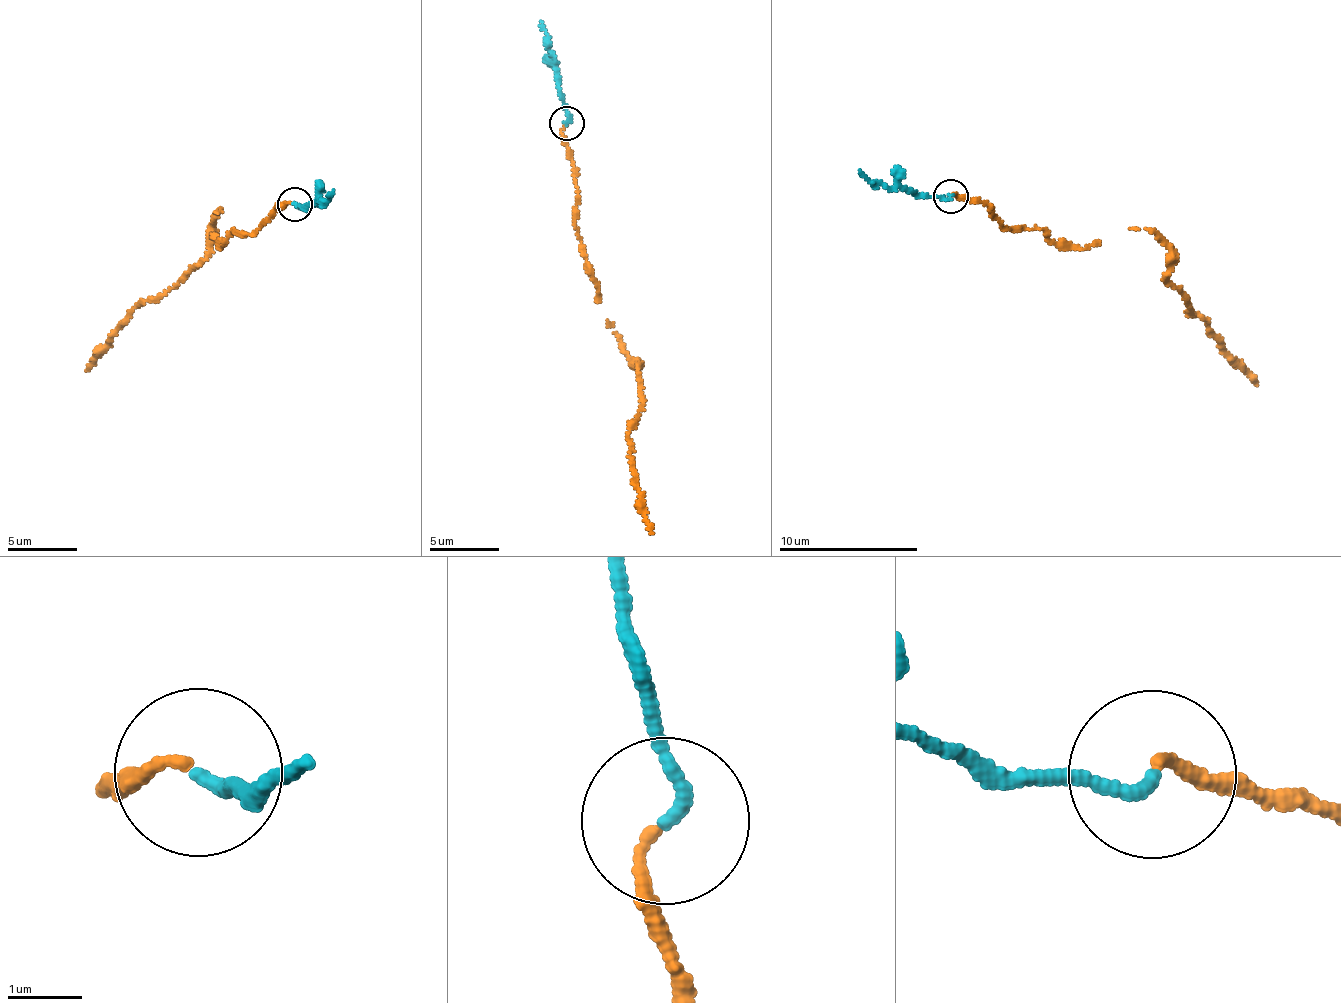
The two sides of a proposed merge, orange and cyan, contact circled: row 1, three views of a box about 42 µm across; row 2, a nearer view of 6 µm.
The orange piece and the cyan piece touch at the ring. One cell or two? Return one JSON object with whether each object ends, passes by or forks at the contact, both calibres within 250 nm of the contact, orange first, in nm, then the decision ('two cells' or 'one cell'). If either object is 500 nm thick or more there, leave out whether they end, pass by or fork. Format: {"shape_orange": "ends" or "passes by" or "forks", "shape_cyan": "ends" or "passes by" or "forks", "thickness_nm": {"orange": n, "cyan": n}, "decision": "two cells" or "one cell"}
{"shape_orange": "ends", "shape_cyan": "ends", "thickness_nm": {"orange": 150, "cyan": 180}, "decision": "two cells"}

